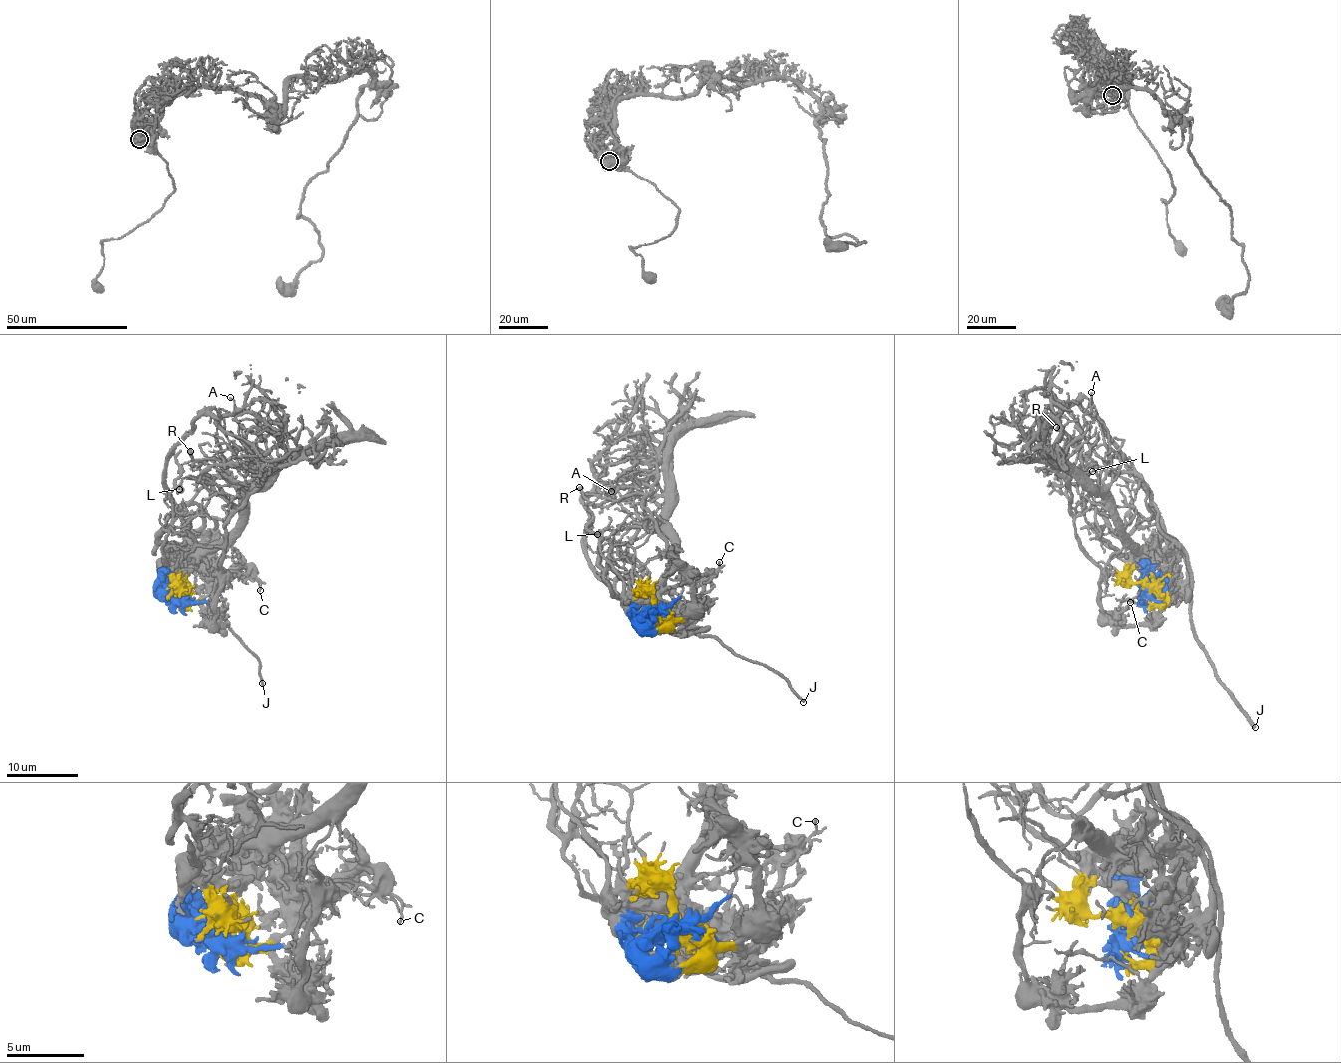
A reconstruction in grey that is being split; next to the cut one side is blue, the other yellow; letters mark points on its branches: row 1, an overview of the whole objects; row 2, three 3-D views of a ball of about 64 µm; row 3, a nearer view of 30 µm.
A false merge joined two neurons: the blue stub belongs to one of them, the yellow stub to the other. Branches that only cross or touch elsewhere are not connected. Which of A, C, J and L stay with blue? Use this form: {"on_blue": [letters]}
{"on_blue": ["A", "L"]}

